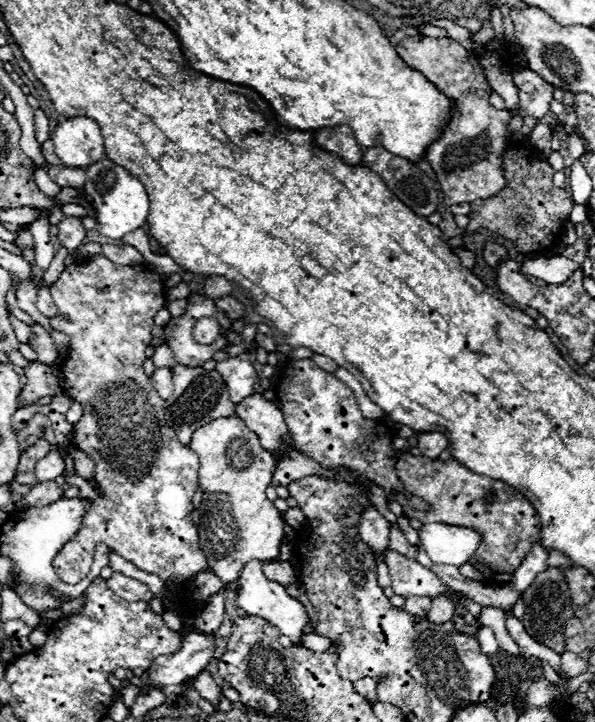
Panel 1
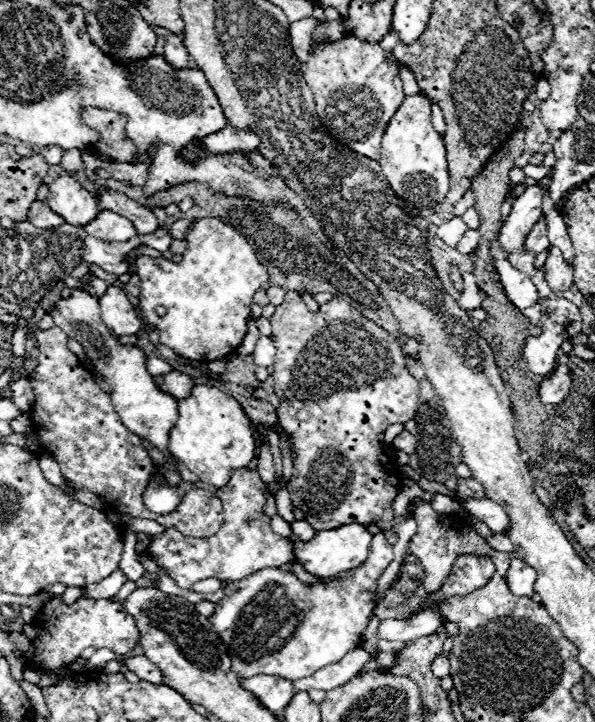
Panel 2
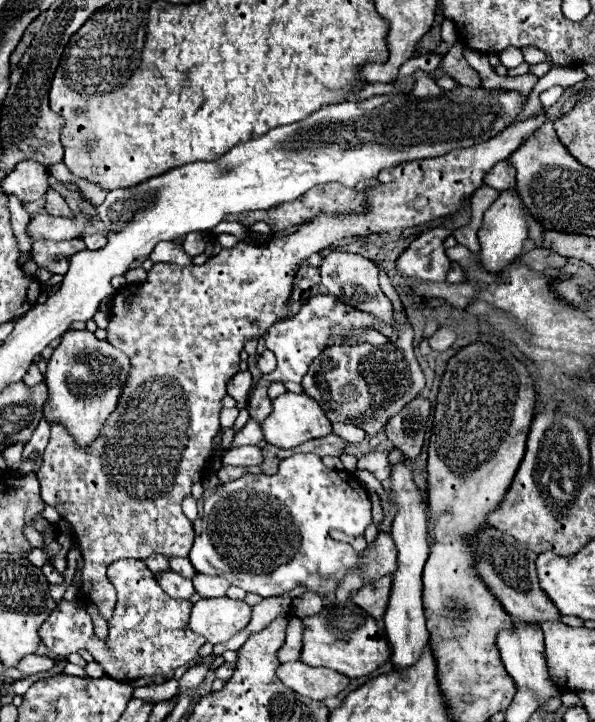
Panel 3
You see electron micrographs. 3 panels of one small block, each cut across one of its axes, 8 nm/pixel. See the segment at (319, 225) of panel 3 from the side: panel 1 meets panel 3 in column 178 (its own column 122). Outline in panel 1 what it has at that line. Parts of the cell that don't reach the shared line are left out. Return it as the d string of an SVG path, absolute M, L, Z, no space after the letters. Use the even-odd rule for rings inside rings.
M92 256L86 264L67 266L58 280L50 286L50 294L58 308L58 314L50 318L50 324L70 338L70 354L62 364L64 394L74 402L84 404L84 416L74 424L74 444L92 456L96 462L94 484L106 492L106 498L92 500L92 508L84 516L80 534L74 542L68 542L56 558L54 570L66 584L78 584L92 566L96 544L106 544L122 558L132 562L144 572L154 572L160 578L174 578L182 592L184 616L194 616L190 598L184 596L184 584L200 570L208 570L208 562L198 544L198 532L190 518L192 496L198 488L198 456L182 446L176 432L164 422L164 400L156 394L150 378L144 374L144 350L152 342L152 318L166 304L164 278L146 266L118 266L106 256Z

